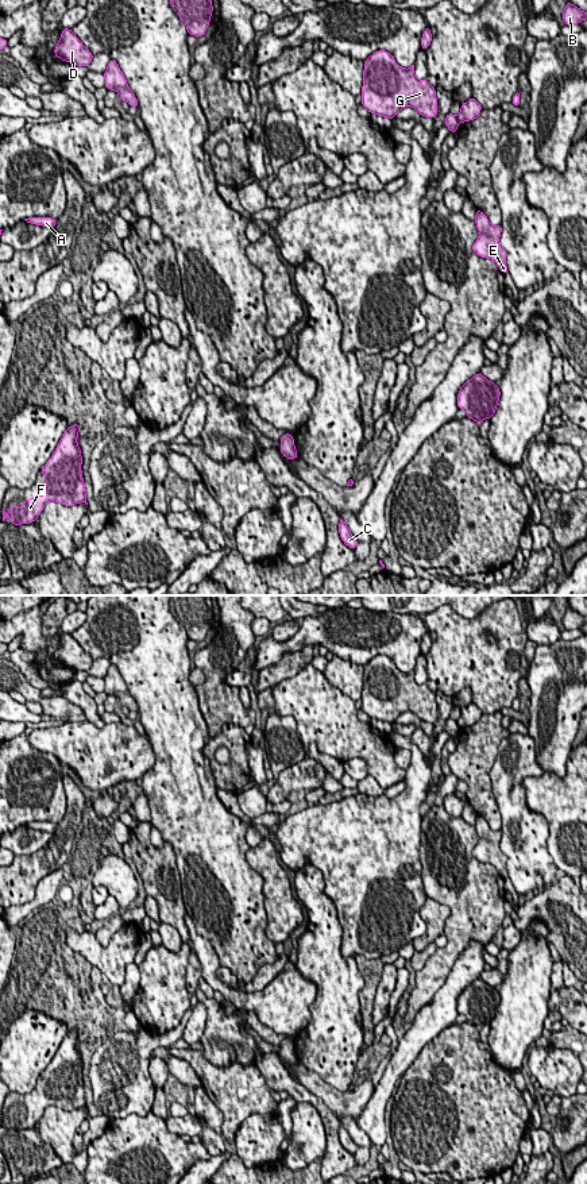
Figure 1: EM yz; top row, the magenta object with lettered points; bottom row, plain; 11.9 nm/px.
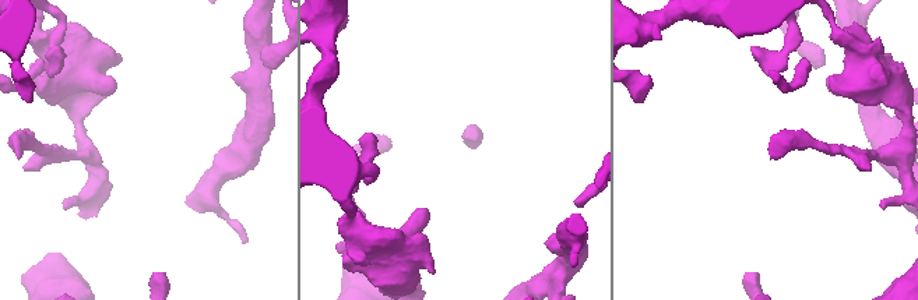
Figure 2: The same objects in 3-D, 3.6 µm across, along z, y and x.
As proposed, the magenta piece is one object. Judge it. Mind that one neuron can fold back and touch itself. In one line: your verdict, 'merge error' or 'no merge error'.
merge error

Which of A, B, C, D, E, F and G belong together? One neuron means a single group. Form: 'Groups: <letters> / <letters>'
Groups: A B C D E F / G

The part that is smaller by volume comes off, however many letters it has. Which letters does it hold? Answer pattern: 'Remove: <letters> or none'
Remove: G

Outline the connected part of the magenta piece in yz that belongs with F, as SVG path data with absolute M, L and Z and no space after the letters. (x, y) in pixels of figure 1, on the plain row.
M74 1027L62 1040L51 1062L42 1072L45 1080L45 1100L35 1100L24 1104L23 1111L9 1111L8 1116L3 1112L3 1126L9 1122L15 1130L34 1127L49 1106L59 1107L65 1111L86 1107L85 1088L82 1083L82 1061L77 1042L80 1030Z

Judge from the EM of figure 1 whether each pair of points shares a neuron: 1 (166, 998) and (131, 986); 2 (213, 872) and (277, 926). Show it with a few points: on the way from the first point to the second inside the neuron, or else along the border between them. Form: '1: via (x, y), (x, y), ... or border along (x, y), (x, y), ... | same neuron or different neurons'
1: border along (138, 965), (139, 984), (132, 998), (132, 1010) | different neurons
2: border along (262, 886), (267, 920), (266, 936), (274, 944) | different neurons

